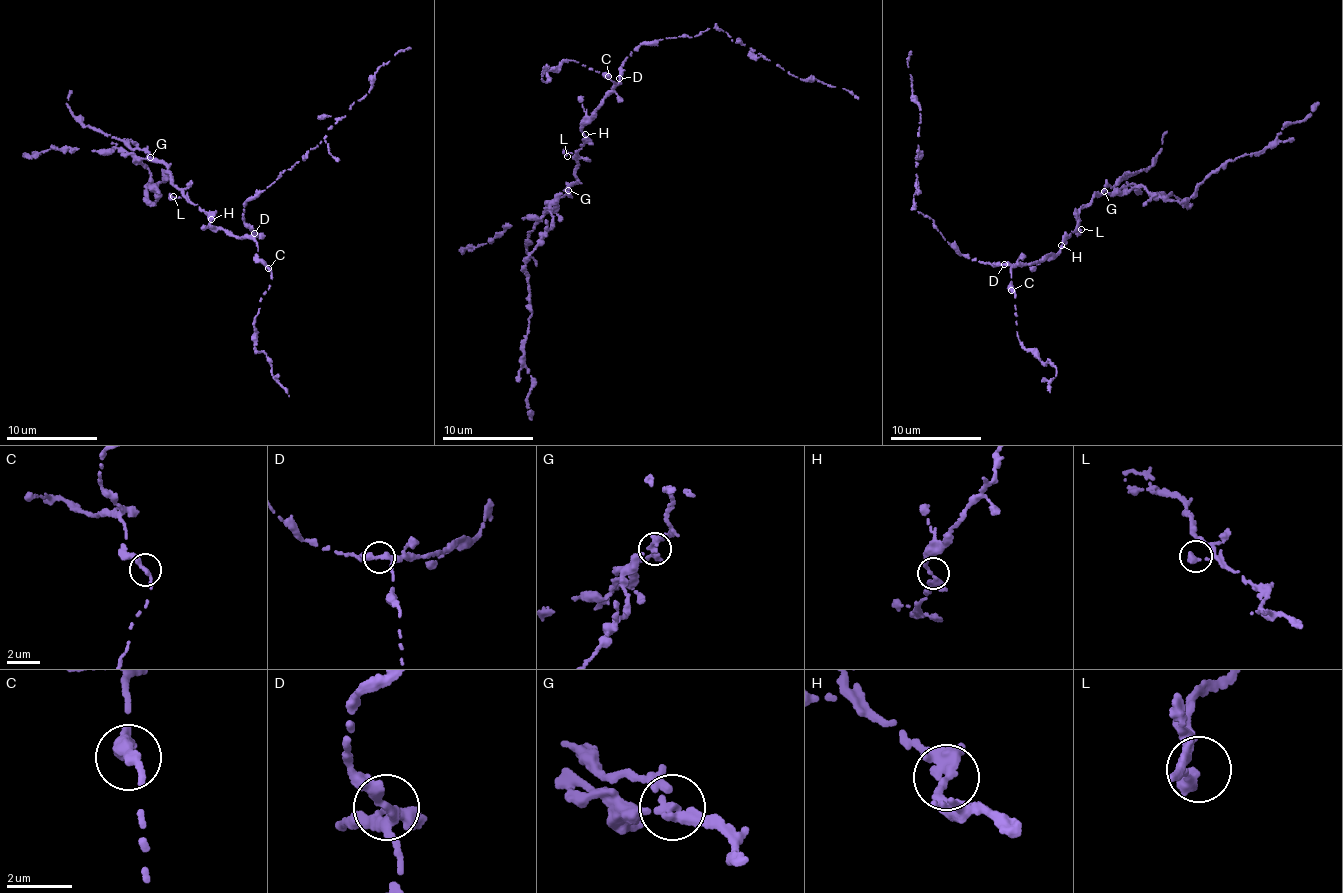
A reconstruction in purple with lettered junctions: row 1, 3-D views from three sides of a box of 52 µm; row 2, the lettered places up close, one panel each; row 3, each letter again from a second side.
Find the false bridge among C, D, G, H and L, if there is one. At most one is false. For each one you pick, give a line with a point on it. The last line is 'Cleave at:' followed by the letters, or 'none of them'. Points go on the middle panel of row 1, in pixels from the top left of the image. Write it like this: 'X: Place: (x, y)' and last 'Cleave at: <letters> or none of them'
G: Place: (568, 190)
Cleave at: G

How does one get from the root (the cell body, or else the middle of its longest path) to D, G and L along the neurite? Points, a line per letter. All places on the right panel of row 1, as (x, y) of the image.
D: (1064, 243), (1058, 252), (1050, 253), (1033, 262), (1004, 264)
G: (1064, 243), (1077, 228), (1079, 209), (1103, 191)
L: (1064, 243), (1072, 231), (1081, 229)

